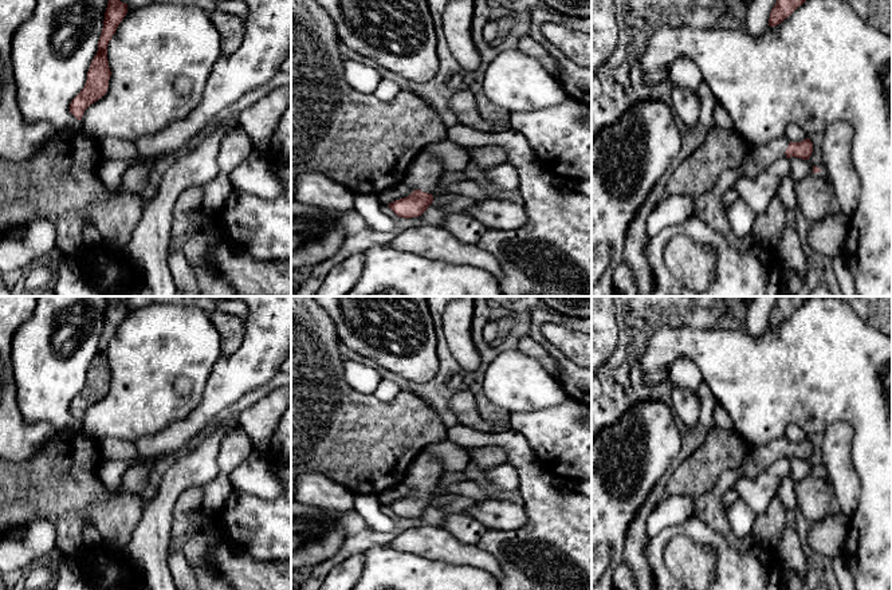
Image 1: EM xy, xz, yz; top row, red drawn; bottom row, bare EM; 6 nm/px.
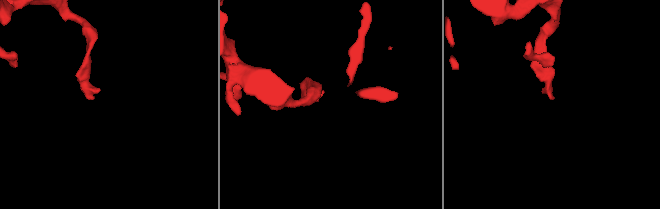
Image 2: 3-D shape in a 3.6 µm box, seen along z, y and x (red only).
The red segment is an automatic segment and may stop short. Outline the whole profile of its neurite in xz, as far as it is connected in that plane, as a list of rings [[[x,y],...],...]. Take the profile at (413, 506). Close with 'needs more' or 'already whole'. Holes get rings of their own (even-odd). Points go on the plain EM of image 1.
[[[427,447],[409,465],[404,481],[413,492],[404,499],[390,503],[388,507],[398,518],[412,519],[421,516],[433,503],[431,495],[439,484],[444,469],[439,459]]]; needs more

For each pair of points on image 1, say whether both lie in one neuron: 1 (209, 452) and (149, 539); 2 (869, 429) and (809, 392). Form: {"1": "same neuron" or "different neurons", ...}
{"1": "same neuron", "2": "same neuron"}

